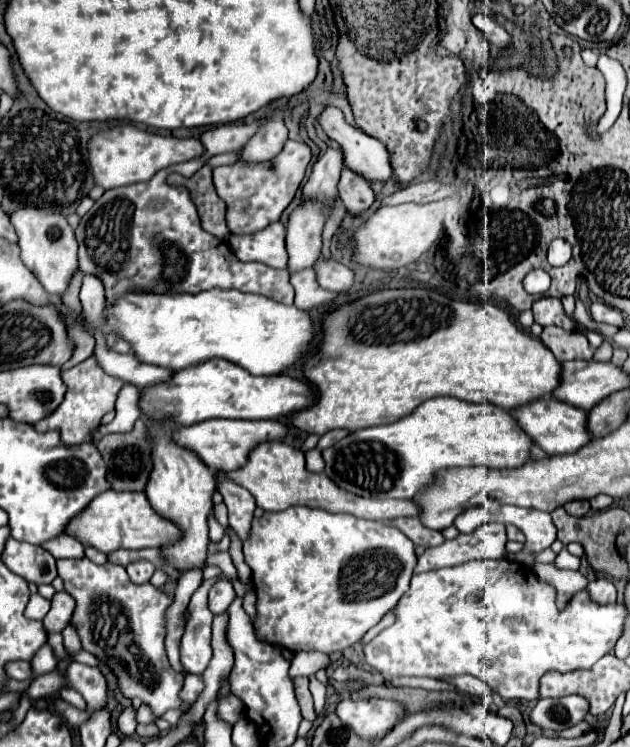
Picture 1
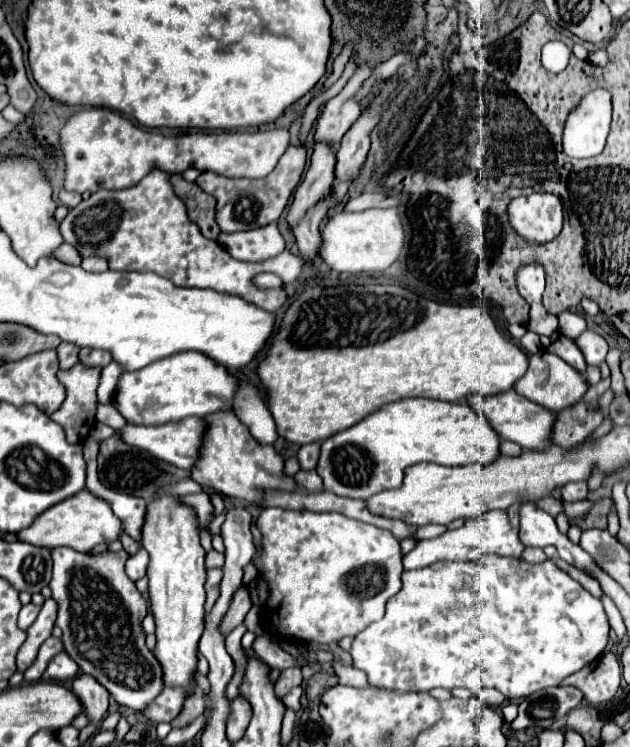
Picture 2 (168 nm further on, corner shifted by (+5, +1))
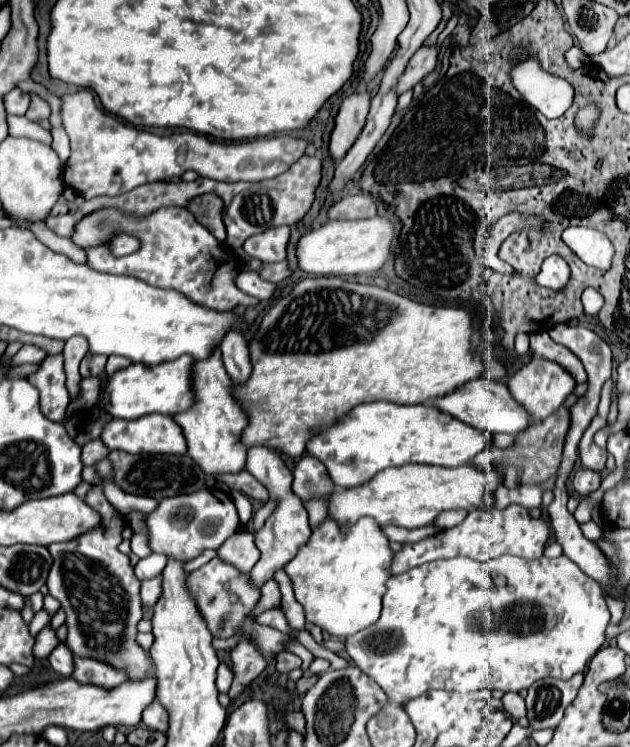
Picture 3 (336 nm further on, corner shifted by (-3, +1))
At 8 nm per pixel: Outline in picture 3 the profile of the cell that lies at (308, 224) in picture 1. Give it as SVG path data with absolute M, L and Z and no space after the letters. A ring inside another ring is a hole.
M368 92L352 94L340 104L340 110L334 118L334 130L328 142L328 156L332 158L332 162L340 162L350 150L350 146L356 142L358 134L364 128L368 110L370 110Z

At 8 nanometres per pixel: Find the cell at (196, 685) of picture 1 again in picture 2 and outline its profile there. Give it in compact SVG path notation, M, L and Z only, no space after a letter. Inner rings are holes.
M164 688L148 708L144 708L144 718L150 722L172 722L184 704L184 692L180 688Z

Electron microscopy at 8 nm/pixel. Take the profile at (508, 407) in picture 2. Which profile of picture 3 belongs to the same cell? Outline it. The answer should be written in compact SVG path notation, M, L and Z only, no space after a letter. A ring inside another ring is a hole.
M488 376L468 382L466 388L458 388L458 392L452 392L452 396L442 396L440 400L434 402L434 406L440 408L442 412L448 412L450 416L462 420L468 426L474 426L478 430L486 430L492 434L504 432L504 434L516 436L516 434L524 432L530 424L534 424L534 420L526 412L526 408L512 398L508 386L504 382L496 382Z

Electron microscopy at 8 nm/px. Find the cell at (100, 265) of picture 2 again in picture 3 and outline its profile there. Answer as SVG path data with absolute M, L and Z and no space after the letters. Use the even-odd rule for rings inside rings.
M116 236L110 240L108 244L108 250L112 256L126 256L130 252L134 252L134 248L138 248L138 240L136 238L130 238L130 236Z

